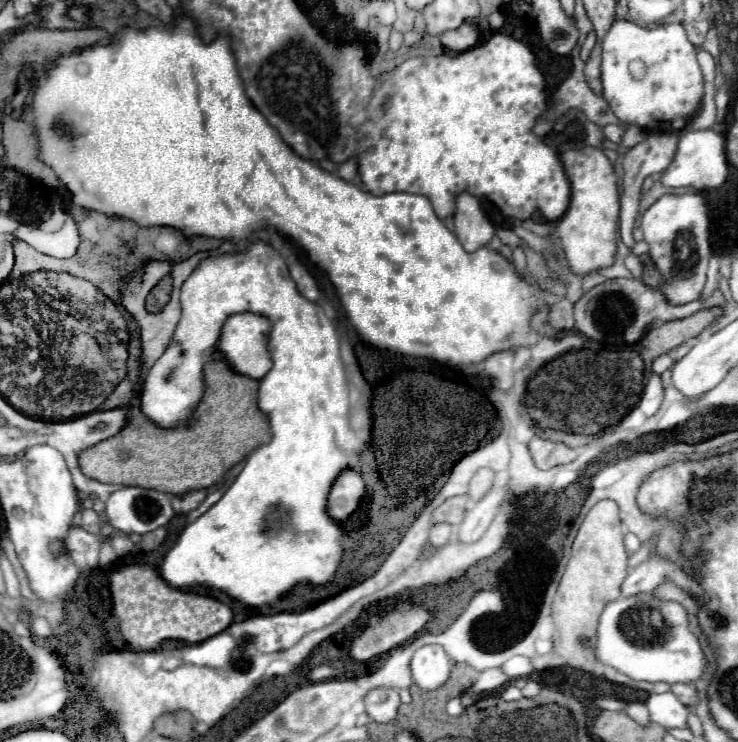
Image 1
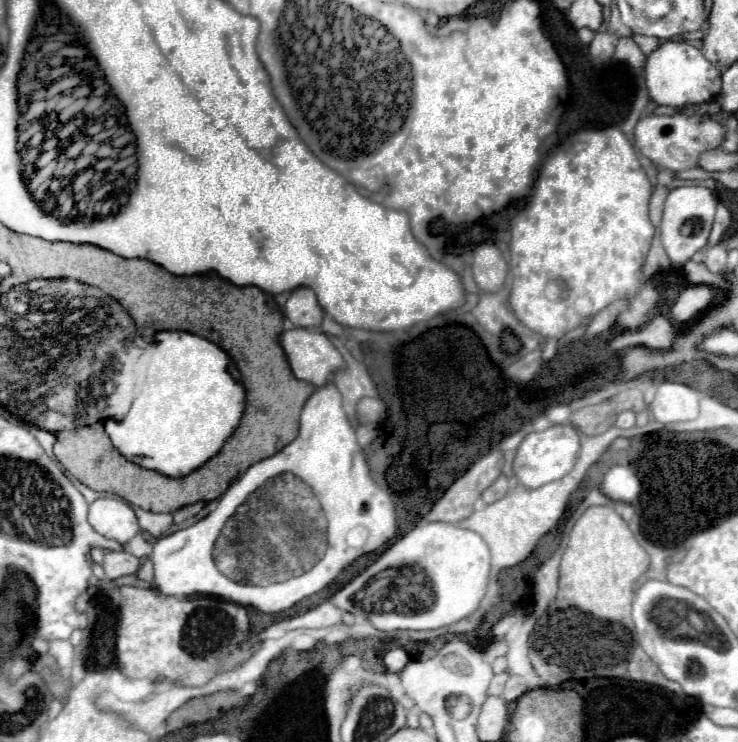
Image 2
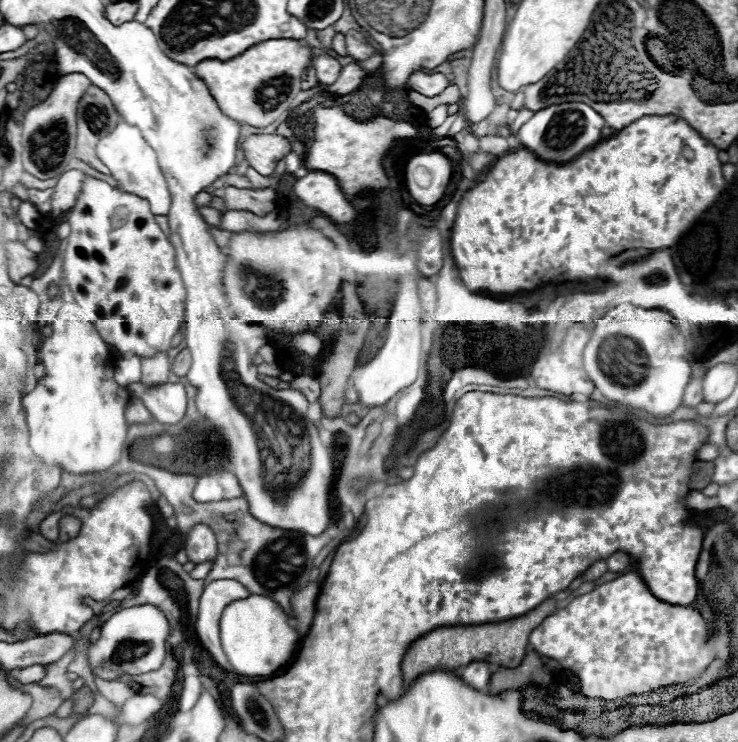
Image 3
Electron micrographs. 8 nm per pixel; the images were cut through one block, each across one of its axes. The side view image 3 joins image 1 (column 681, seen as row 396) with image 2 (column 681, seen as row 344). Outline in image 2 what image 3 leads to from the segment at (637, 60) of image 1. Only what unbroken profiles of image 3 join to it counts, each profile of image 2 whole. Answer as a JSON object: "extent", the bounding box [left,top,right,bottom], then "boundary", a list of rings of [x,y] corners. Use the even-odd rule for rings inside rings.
{"extent":[644,40,722,108],"boundary":[[[666,40],[654,52],[650,52],[644,62],[644,82],[650,100],[654,104],[672,108],[682,108],[686,104],[700,104],[716,98],[722,86],[720,76],[722,72],[704,58],[702,50],[688,42]]]}

